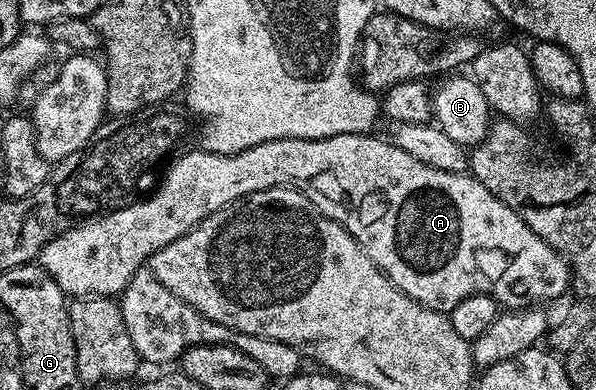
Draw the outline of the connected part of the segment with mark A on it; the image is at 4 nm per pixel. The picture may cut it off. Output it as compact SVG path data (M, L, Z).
M343 133L326 139L287 137L286 139L258 143L254 147L250 147L246 151L238 151L234 155L209 153L203 147L192 150L189 148L187 151L181 152L165 169L163 177L160 178L156 188L151 193L132 205L121 209L112 209L109 213L93 215L81 221L73 229L57 233L54 239L50 239L50 243L46 243L46 247L42 247L38 263L48 272L50 279L54 279L54 283L58 283L58 287L69 299L77 297L115 298L123 293L127 285L131 283L132 276L138 270L145 268L149 259L158 251L162 251L162 247L166 247L166 243L174 243L174 239L186 235L186 231L190 231L195 225L202 223L202 219L206 219L206 215L214 215L214 211L226 207L226 203L234 203L234 199L238 199L242 195L250 195L254 191L266 191L270 187L286 187L287 189L296 189L302 195L306 195L306 199L310 199L310 203L314 203L318 212L334 219L334 223L338 223L346 231L350 231L352 238L362 247L362 251L366 251L366 255L370 255L372 262L388 276L390 283L394 283L394 287L398 287L403 293L410 295L410 299L414 299L419 305L425 305L427 309L450 311L458 303L462 303L462 299L470 299L470 295L490 295L496 301L497 306L511 311L536 307L544 303L540 301L552 301L555 297L562 296L564 292L569 292L570 270L564 262L564 257L558 255L558 251L554 247L550 247L550 243L538 239L538 235L534 235L534 231L530 231L530 227L526 227L526 223L517 213L510 211L510 207L506 207L506 203L502 203L502 199L498 199L490 191L486 191L486 187L482 187L482 183L478 183L475 177L467 172L451 173L450 171L438 171L438 167L426 167L426 163L418 163L418 159L414 159L414 155L406 155L406 151L402 151L398 146L392 144L391 140L384 138L383 141L382 138L376 136L372 133Z

